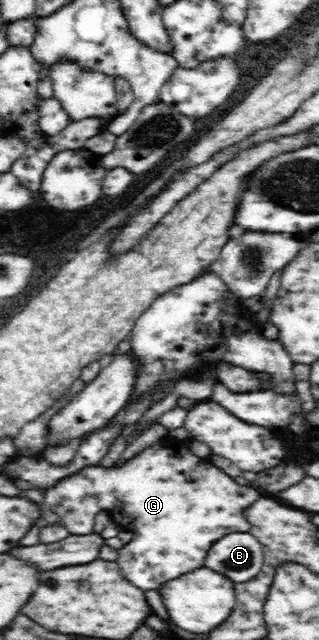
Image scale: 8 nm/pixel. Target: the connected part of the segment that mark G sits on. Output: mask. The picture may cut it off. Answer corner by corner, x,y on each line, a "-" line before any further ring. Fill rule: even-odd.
170,435
155,440
120,466
86,467
78,474
58,482
44,494
46,504
62,518
70,534
90,534
94,528
94,516
102,510
108,512
121,528
132,532
134,540
120,550
118,564
122,574
142,590
158,588
162,582
190,572
192,564
194,570
202,568
208,550
222,536
232,532
249,532
250,523
242,512
254,504
258,496
258,490
240,486
210,459
194,455
189,449
188,440
173,439

